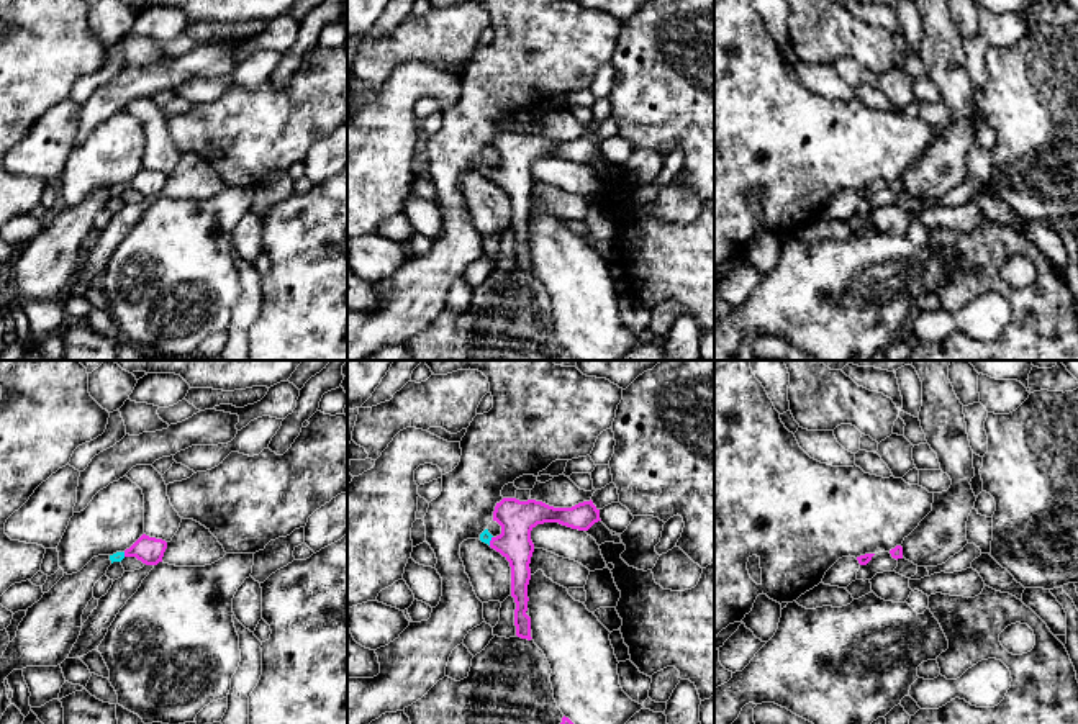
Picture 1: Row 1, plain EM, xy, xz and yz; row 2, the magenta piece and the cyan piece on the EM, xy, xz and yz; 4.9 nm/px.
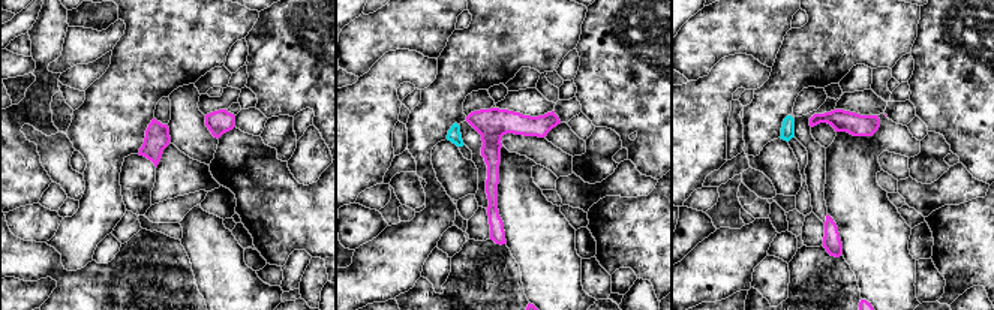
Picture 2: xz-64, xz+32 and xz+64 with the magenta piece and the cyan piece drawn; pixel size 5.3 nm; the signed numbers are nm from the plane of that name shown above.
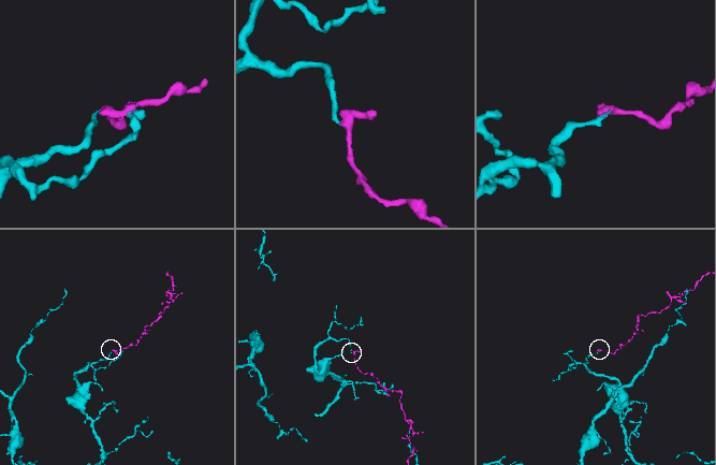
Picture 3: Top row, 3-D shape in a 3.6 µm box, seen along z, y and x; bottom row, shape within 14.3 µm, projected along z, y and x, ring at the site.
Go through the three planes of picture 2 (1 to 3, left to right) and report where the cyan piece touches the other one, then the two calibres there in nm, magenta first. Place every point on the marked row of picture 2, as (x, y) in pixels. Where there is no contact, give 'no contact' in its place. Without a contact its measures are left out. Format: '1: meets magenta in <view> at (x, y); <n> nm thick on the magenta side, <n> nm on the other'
1: no contact
2: no contact
3: no contact

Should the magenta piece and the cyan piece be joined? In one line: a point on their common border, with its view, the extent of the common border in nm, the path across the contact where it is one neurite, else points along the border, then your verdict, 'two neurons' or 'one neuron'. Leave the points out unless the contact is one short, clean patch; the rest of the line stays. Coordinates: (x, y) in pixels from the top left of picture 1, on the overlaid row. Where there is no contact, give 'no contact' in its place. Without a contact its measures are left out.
contact xz (490, 541); length 50 nm; way xz (516, 518), (500, 541), (490, 541), (485, 536); one neuron

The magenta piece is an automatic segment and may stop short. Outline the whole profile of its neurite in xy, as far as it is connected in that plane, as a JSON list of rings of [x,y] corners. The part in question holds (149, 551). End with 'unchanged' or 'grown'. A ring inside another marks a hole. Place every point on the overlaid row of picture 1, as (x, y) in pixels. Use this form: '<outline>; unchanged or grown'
[[[143,534],[129,549],[110,555],[111,563],[121,562],[125,557],[136,557],[146,565],[157,565],[162,562],[167,542],[162,539]]]; grown

